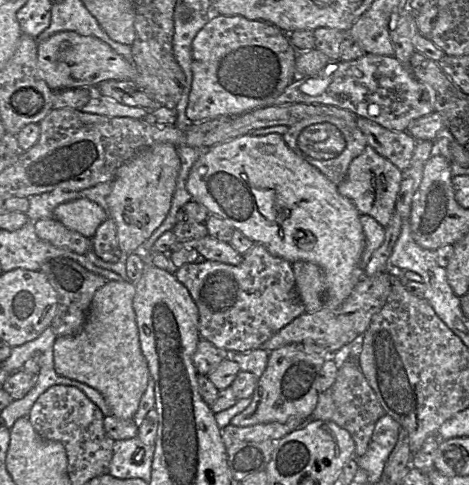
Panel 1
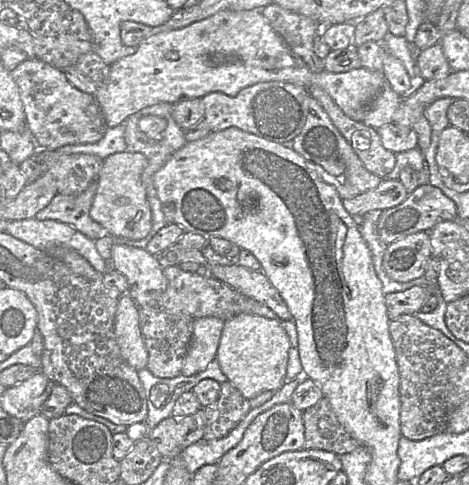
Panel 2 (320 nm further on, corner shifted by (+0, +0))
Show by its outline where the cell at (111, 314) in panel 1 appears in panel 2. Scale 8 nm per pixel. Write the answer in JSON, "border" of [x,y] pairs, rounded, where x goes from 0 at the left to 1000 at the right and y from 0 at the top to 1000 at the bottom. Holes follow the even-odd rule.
{"border":[[[260,606],[243,658],[243,685],[262,740],[290,765],[309,761],[316,726],[296,672],[296,633],[275,610]]]}

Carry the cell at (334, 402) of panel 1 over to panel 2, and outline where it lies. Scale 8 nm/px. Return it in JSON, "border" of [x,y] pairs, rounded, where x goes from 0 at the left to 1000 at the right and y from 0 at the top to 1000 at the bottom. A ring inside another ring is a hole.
{"border":[[[693,819],[646,847],[646,870],[652,926],[680,926],[727,940],[768,920],[723,870]]]}

